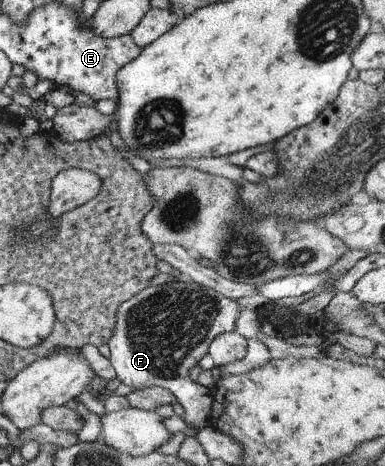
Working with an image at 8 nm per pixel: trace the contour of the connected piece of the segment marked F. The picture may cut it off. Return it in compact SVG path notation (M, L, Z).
M190 279L143 289L117 309L114 335L108 342L117 378L135 390L161 387L173 393L186 412L184 421L193 428L214 425L211 389L191 380L189 370L208 353L215 337L235 330L240 312L237 301Z

